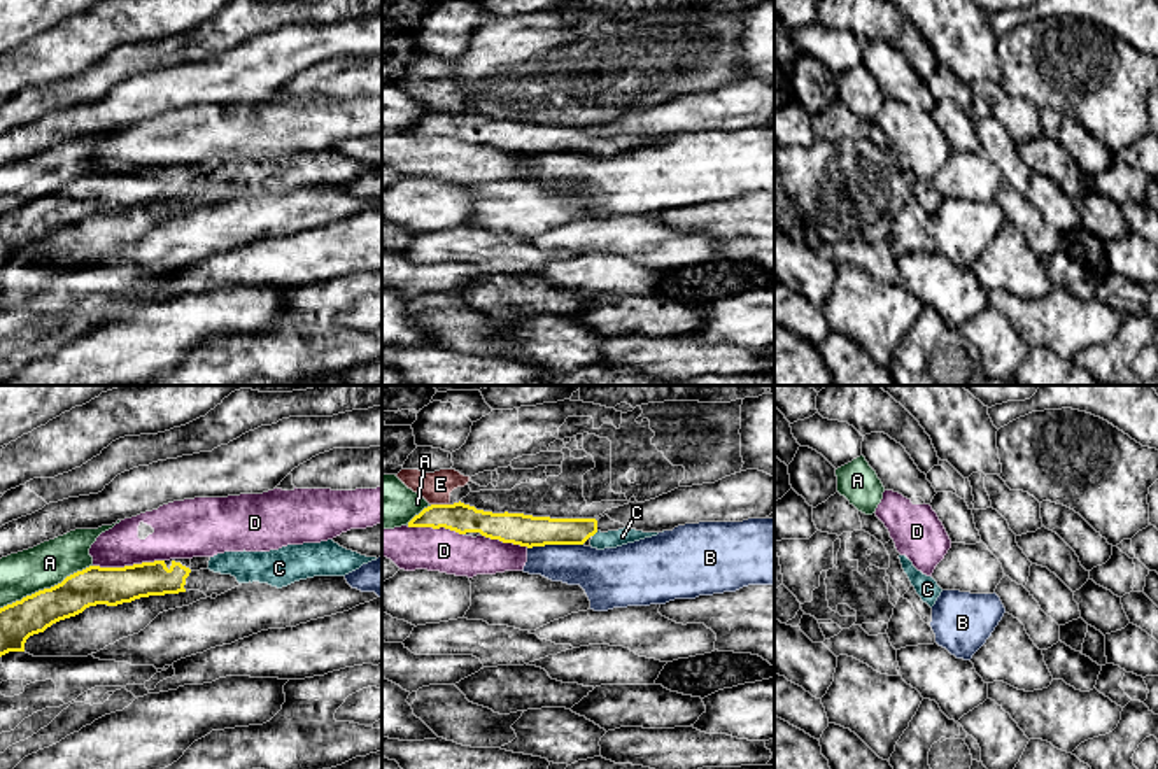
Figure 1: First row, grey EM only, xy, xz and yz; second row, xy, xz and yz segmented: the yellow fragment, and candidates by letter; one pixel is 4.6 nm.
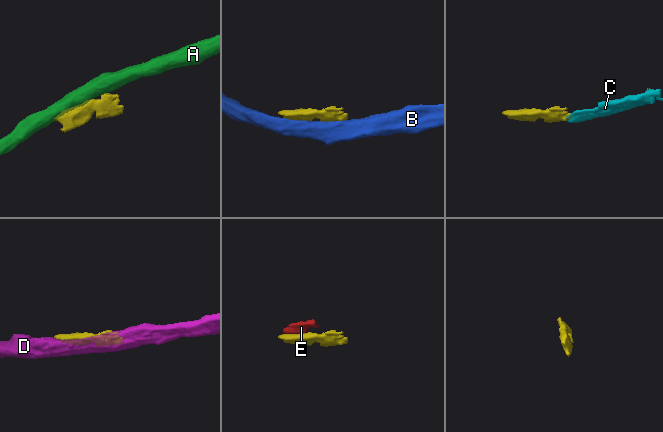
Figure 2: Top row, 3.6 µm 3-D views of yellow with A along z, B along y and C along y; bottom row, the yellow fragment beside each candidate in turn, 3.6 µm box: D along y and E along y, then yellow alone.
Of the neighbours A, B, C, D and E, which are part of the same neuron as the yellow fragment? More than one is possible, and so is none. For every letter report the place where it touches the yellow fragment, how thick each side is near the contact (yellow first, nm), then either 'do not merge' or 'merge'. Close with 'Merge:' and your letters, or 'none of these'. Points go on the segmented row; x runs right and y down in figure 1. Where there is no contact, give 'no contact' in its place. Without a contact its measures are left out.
A: xy (46, 589) | 180/200 nm | do not merge
B: xz (554, 543) | 150/220 nm | do not merge
C: xz (594, 533) | 140/80 nm | merge
D: xy (128, 566) | 180/200 nm | do not merge
E: xz (440, 505) | 140/140 nm | do not merge
Merge: C

